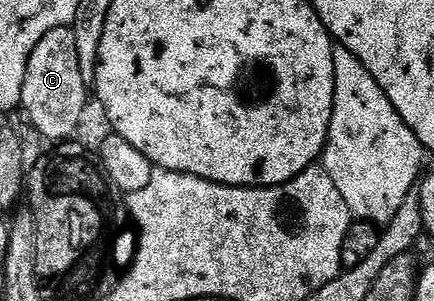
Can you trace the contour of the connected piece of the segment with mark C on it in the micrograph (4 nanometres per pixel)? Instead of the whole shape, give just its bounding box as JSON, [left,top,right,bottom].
[22,28,89,142]

